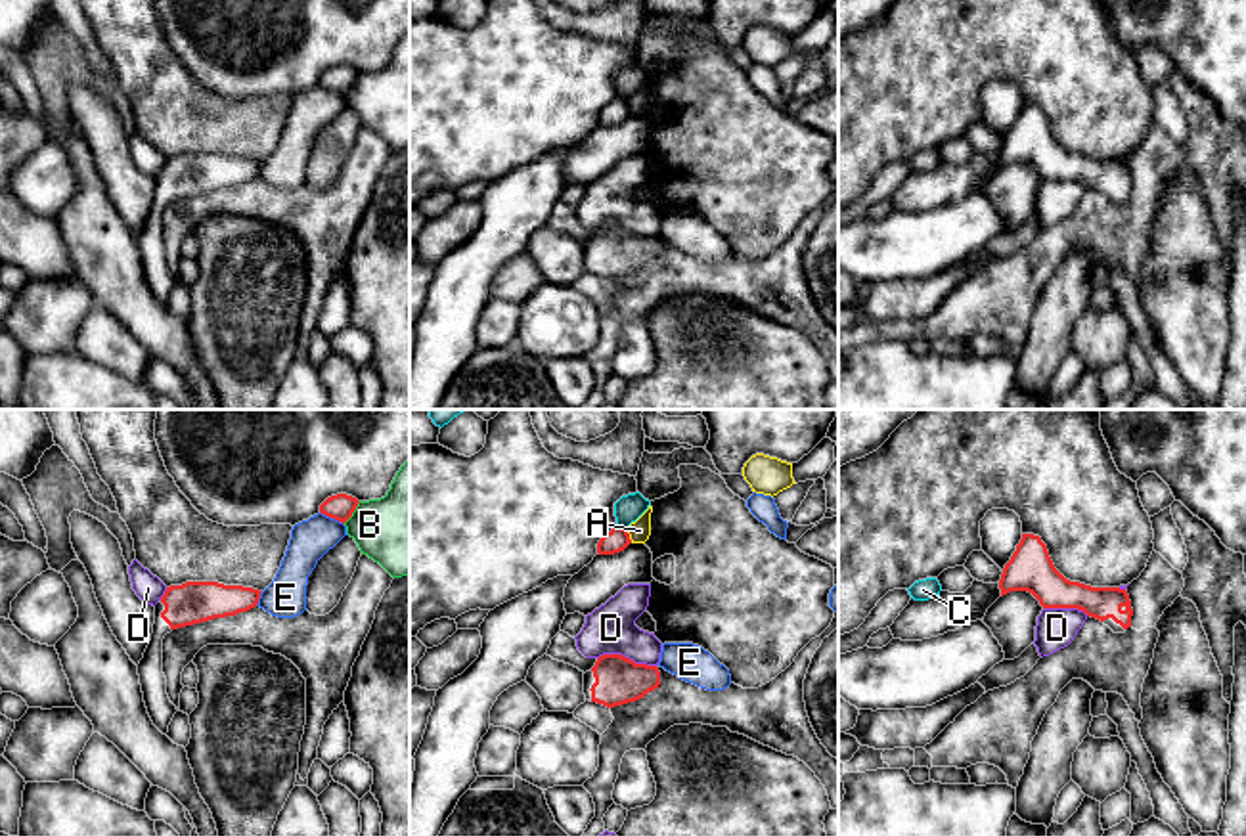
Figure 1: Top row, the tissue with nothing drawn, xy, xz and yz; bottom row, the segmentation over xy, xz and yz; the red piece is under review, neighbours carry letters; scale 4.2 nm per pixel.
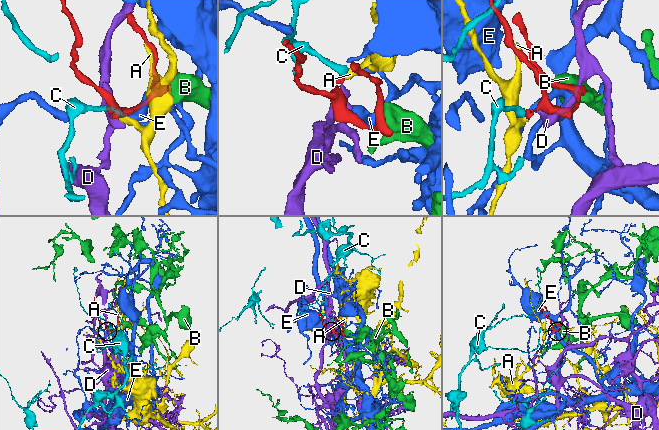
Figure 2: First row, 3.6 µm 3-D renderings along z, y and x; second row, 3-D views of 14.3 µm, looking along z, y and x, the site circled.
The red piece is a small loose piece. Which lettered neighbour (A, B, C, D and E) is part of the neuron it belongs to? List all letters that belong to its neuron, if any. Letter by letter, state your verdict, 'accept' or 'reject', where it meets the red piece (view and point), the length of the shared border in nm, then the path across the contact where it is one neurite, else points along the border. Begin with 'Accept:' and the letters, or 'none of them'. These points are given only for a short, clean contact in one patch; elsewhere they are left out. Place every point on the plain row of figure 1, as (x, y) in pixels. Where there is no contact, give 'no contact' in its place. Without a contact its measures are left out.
Accept: none of them
A: reject; contact xz (628, 108); length 70 nm; border xz (624, 100), (632, 113)
B: reject; contact xy (353, 83); length 120 nm
C: reject; contact xz (621, 98); length 50 nm; border xz (617, 94), (624, 100)
D: reject; contact xz (624, 228); length 260 nm
E: reject; contact xy (332, 88); length 120 nm

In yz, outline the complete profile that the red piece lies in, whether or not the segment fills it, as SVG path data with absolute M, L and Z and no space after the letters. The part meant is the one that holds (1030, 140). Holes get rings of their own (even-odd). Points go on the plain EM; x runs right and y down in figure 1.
M1022 105L999 151L1001 168L1011 163L1032 165L1043 180L1078 180L1101 191L1114 205L1131 199L1131 172L1120 159L1091 159L1066 151L1053 136L1039 107Z

